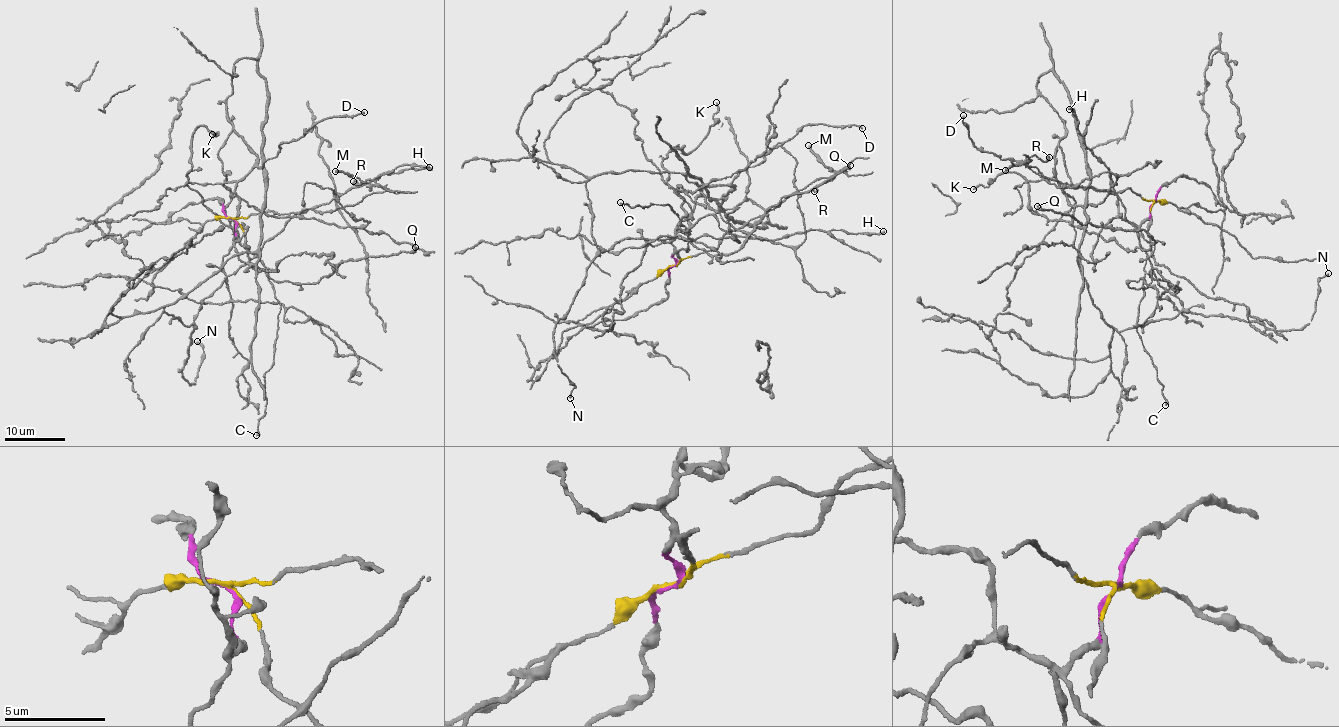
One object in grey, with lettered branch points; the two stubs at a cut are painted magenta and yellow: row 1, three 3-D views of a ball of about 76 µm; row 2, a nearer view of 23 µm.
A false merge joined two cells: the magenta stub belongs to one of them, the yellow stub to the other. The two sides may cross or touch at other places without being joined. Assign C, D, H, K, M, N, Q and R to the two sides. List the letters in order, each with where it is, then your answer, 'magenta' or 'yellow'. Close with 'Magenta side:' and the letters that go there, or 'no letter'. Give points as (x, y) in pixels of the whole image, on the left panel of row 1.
C: at (256, 435); yellow
D: at (364, 112); magenta
H: at (429, 167); magenta
K: at (212, 134); yellow
M: at (335, 171); yellow
N: at (197, 341); magenta
Q: at (415, 247); yellow
R: at (353, 181); yellow
Magenta side: D, H, N

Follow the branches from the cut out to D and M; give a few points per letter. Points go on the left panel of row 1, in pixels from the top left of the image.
D: (231, 218), (218, 150), (232, 131), (260, 167), (308, 128), (364, 111)
M: (231, 218), (270, 211), (298, 213), (307, 208), (327, 212), (382, 192), (382, 188), (335, 172)

